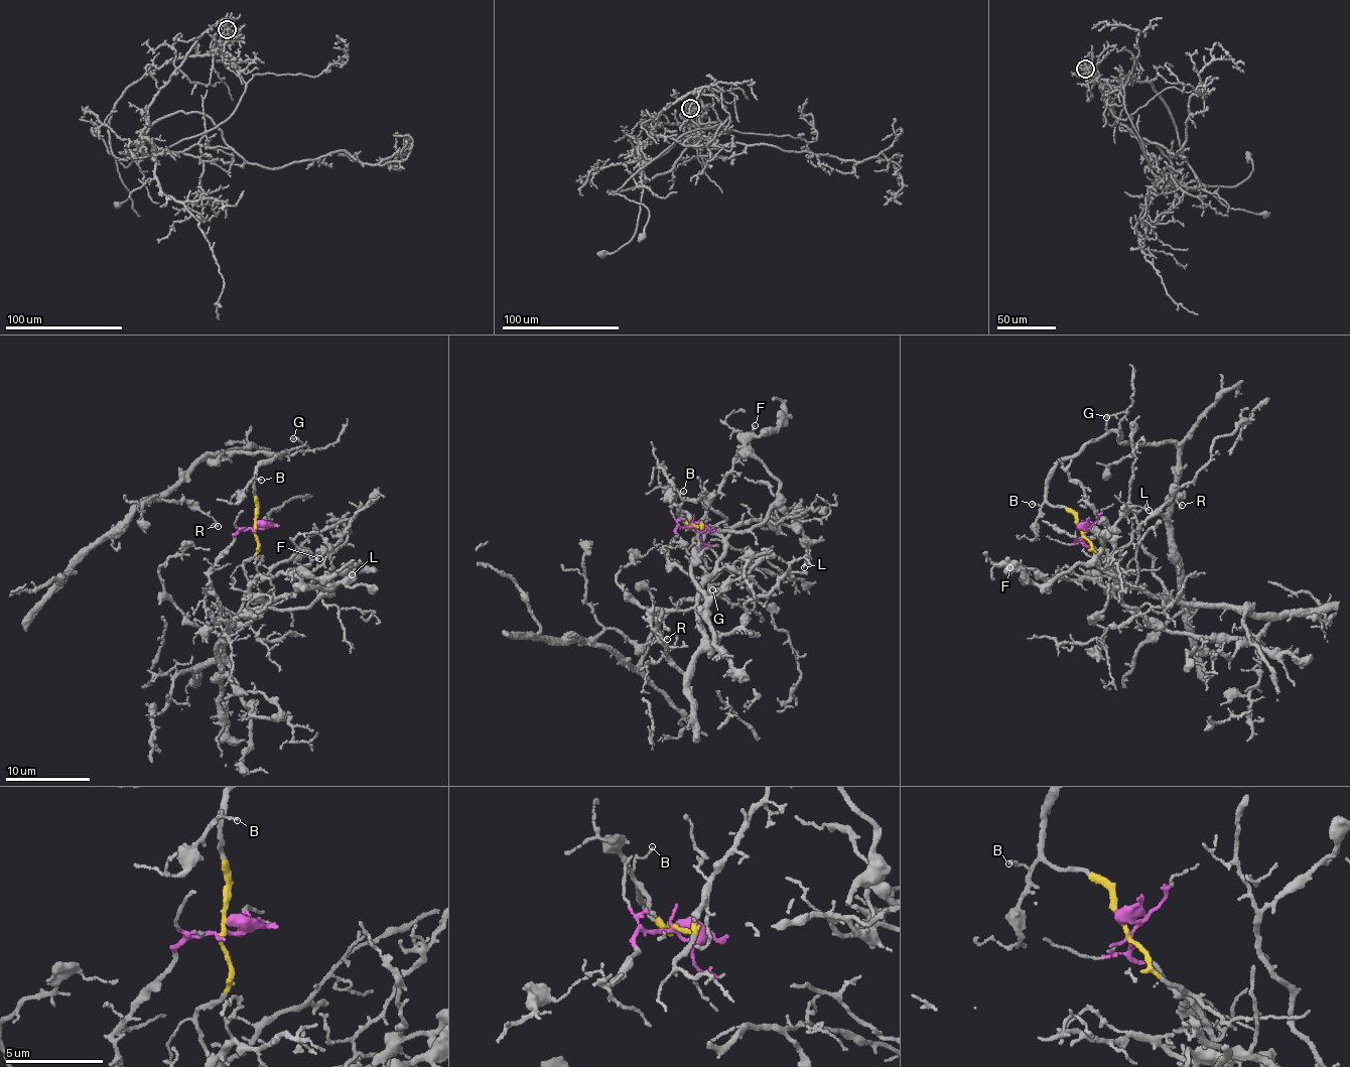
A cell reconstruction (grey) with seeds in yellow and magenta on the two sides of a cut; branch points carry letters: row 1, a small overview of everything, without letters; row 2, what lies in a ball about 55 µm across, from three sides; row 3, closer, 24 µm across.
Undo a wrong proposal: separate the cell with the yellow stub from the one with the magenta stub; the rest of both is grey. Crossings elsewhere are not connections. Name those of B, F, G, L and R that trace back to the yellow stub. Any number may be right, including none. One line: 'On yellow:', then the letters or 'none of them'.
On yellow: B, G, R

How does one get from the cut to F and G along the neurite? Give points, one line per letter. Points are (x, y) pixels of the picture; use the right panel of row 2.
F: (1083, 530), (1085, 544), (1106, 558), (1120, 585), (1169, 595), (1059, 576), (1045, 578), (1020, 563), (1009, 566)
G: (1082, 531), (1068, 509), (1046, 499), (1049, 473), (1061, 460), (1076, 455), (1096, 441), (1106, 431), (1107, 418)

